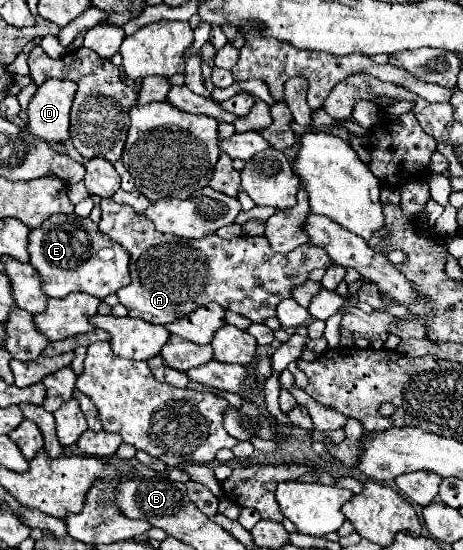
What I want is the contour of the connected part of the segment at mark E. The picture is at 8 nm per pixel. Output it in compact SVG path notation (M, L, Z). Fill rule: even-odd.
M76 213L52 215L44 221L44 225L32 229L28 235L28 255L32 267L42 277L42 289L48 297L60 299L68 293L84 291L92 297L104 299L130 283L130 255L122 249L122 245L104 237L96 223L90 223L84 233L84 217L78 217Z

